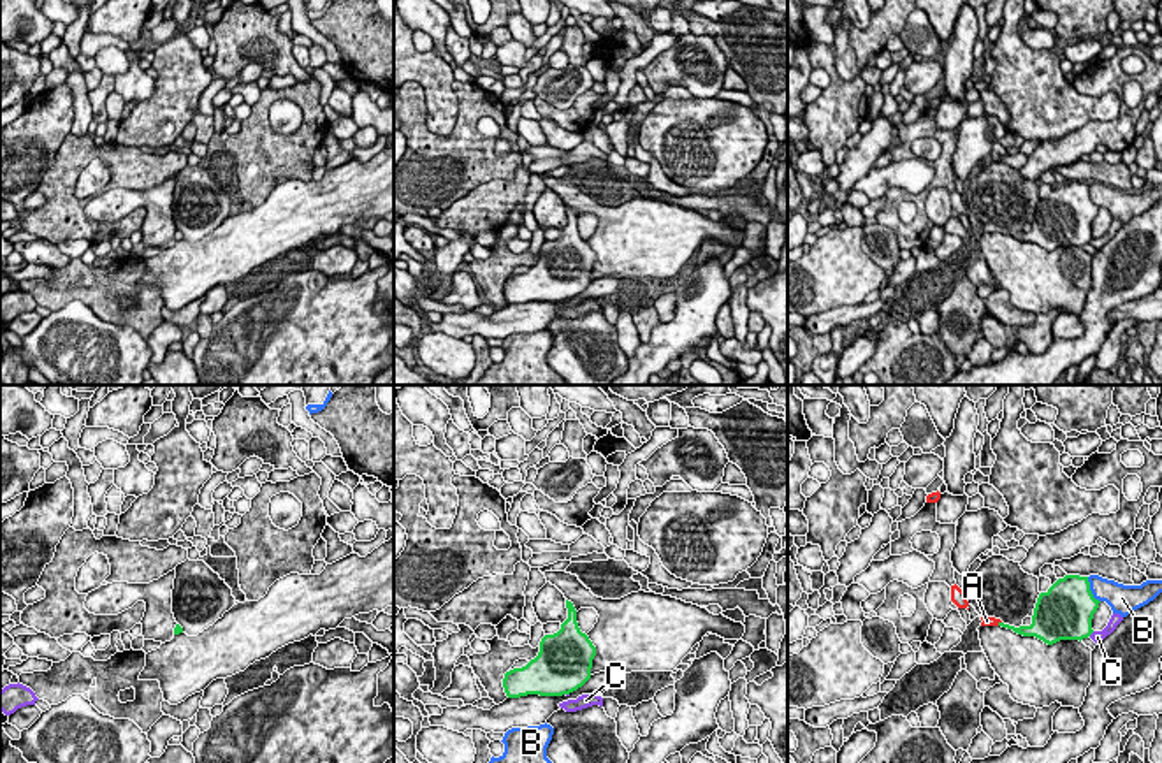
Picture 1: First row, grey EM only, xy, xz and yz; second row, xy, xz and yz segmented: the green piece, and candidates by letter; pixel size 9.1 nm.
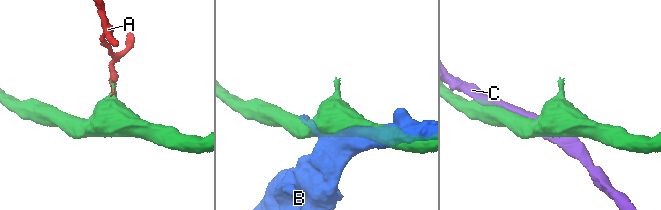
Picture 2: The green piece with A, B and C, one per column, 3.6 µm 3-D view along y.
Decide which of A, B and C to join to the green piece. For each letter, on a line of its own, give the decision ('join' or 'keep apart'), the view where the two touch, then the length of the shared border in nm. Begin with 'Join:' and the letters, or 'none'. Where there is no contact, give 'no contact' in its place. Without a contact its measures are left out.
Join: A
A: join | yz | 60 nm
B: keep apart | yz | 260 nm
C: keep apart | yz | 70 nm

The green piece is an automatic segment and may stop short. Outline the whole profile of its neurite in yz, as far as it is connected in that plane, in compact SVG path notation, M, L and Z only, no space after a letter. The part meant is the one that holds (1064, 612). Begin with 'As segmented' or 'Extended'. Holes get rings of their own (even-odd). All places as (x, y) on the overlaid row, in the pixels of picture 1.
Extended. M1065 575L1039 594L1030 626L1014 628L995 617L981 617L981 626L1002 626L1048 645L1060 640L1081 642L1093 633L1092 619L1099 603L1090 591L1088 577Z

